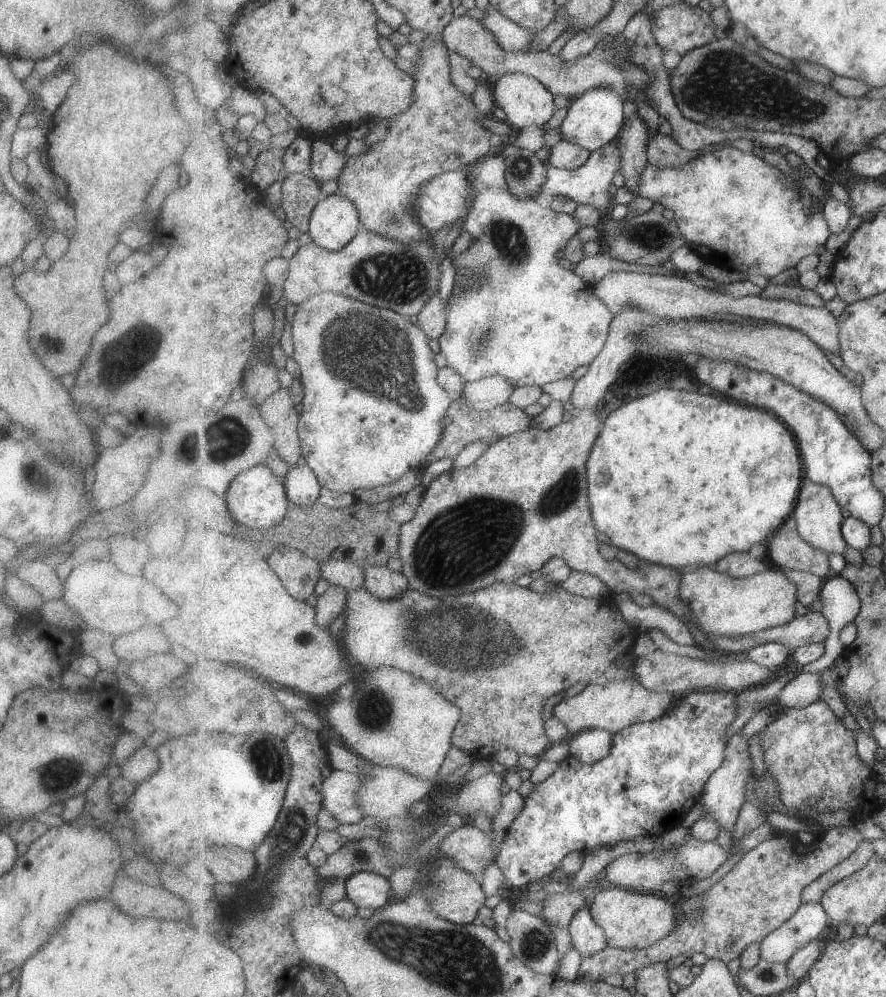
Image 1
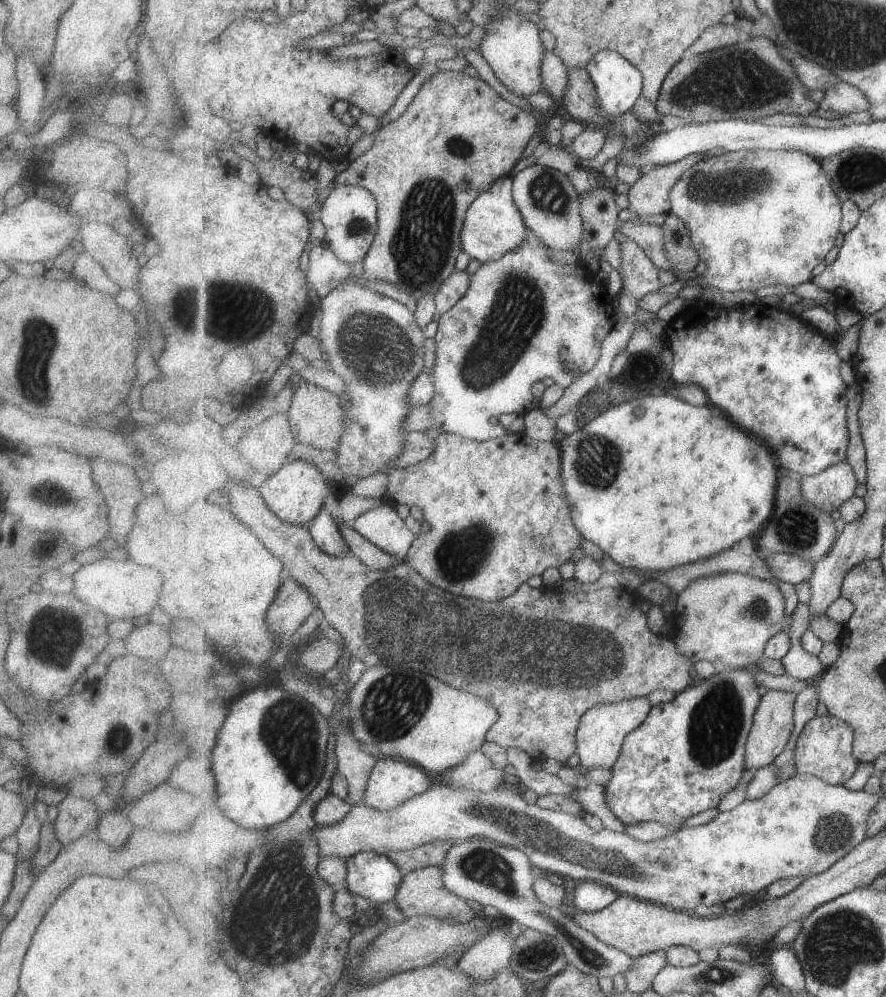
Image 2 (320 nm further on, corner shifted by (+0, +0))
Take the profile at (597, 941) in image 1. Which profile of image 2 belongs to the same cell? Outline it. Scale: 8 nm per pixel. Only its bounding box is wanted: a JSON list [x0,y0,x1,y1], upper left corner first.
[573,881,621,912]

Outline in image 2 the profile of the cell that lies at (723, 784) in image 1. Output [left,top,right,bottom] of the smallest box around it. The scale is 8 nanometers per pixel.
[746,689,798,769]

